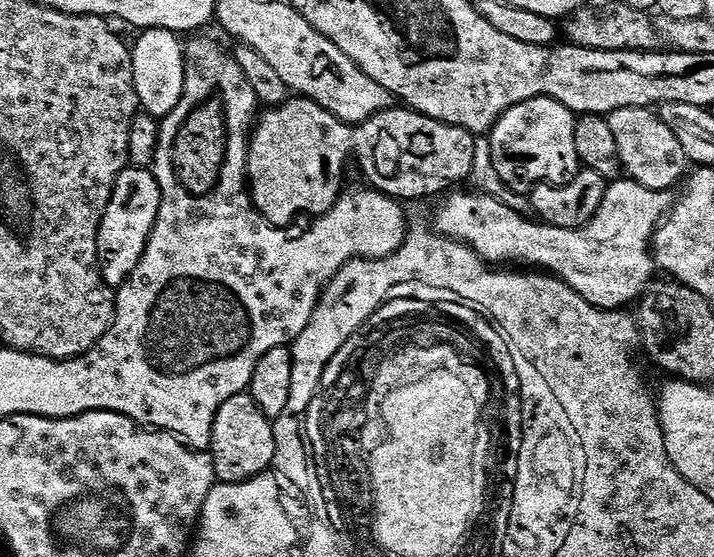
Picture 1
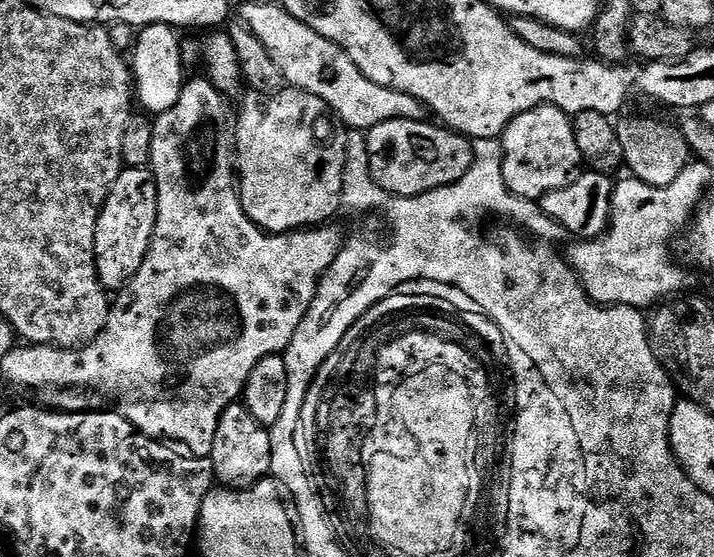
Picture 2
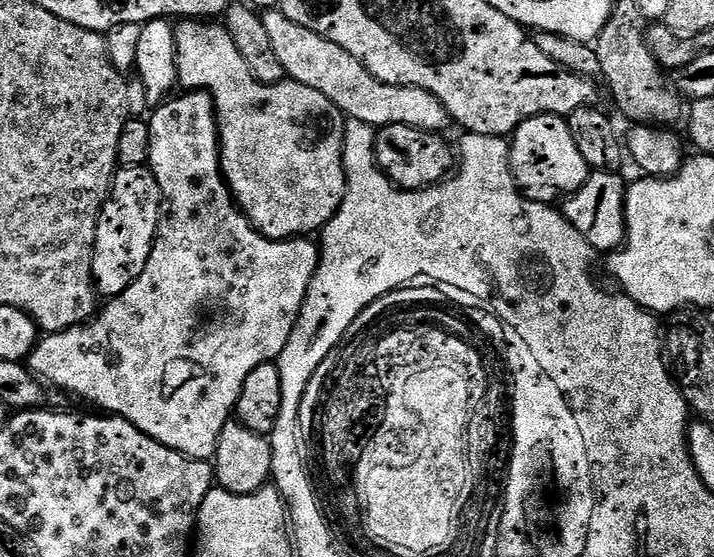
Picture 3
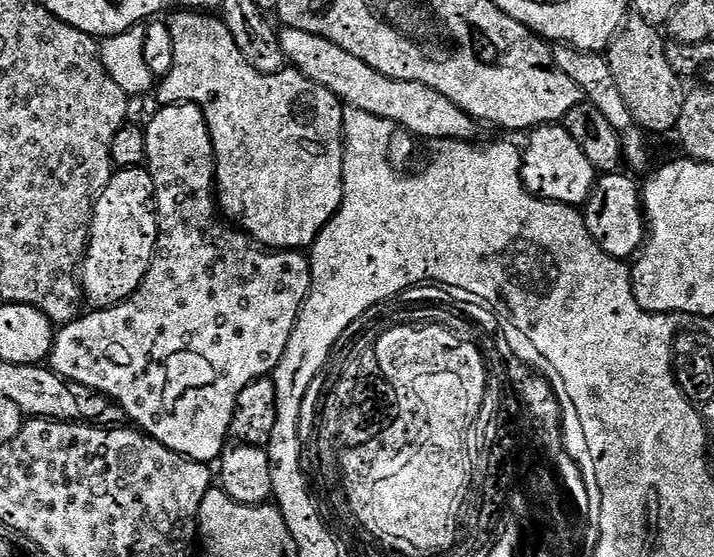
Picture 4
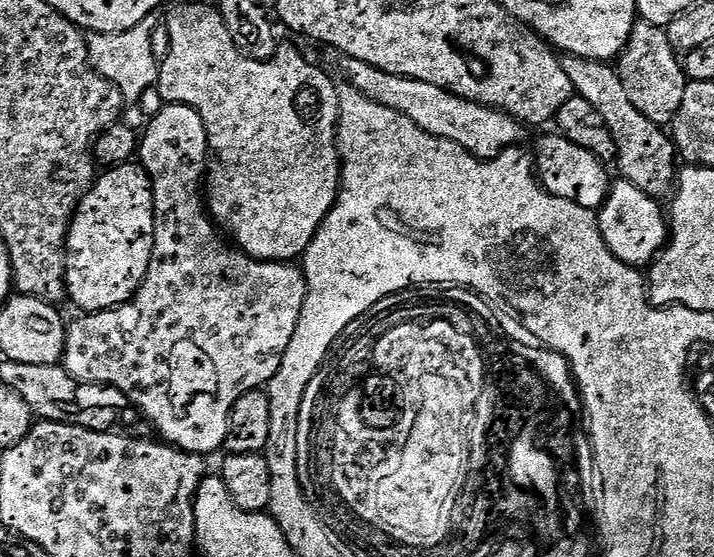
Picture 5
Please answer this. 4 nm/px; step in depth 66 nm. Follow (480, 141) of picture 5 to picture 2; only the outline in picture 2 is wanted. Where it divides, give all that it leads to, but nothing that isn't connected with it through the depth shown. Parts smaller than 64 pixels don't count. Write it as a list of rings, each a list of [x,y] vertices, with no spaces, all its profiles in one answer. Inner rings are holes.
[[[279,3],[248,4],[241,10],[239,19],[251,30],[254,38],[266,46],[266,54],[274,58],[274,66],[282,70],[285,85],[322,98],[345,128],[369,130],[379,124],[391,125],[393,120],[425,119],[426,109],[418,98],[410,98],[410,94],[402,94],[402,90],[390,90],[386,86],[378,86],[378,82],[370,82],[370,78],[350,62],[338,45],[298,22],[298,18],[291,16]]]

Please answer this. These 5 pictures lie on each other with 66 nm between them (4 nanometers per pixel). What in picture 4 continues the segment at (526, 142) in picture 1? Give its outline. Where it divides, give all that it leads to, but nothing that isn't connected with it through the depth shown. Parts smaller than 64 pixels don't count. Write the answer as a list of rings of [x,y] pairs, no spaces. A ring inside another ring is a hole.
[[[543,124],[540,128],[531,129],[528,138],[528,145],[523,145],[520,162],[520,181],[524,183],[524,189],[542,200],[551,200],[553,204],[587,204],[598,173],[590,158],[582,154],[578,142],[574,142],[560,124]]]

